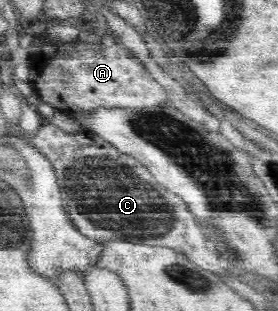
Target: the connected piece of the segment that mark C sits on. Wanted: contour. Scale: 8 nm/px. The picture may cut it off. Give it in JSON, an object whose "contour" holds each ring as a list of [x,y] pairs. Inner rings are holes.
{"contour":[[[44,120],[37,132],[29,136],[33,145],[54,164],[64,210],[83,235],[96,242],[129,239],[131,243],[175,248],[203,269],[219,275],[234,273],[211,248],[187,204],[166,190],[138,159],[119,151],[88,128],[68,133]]]}

